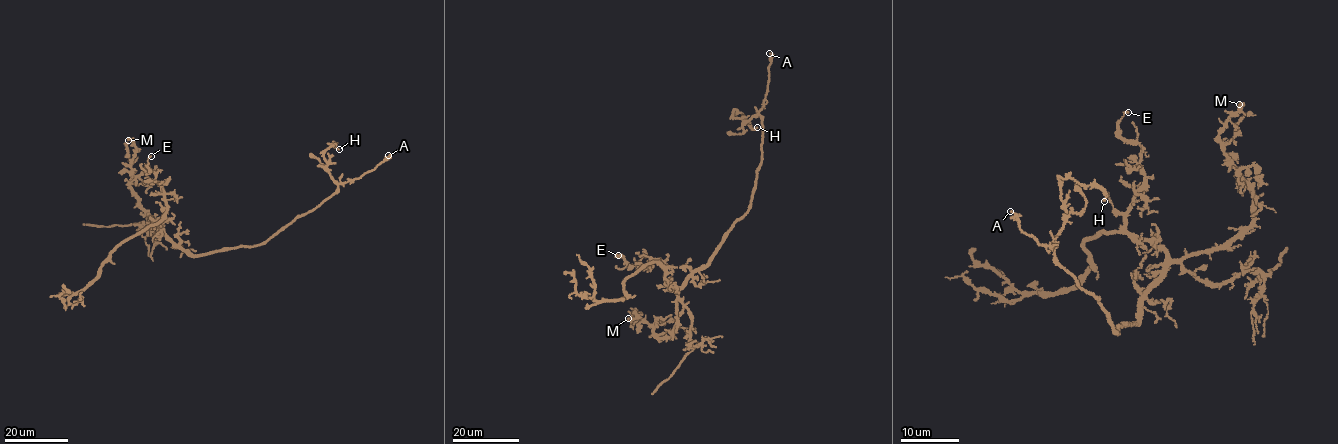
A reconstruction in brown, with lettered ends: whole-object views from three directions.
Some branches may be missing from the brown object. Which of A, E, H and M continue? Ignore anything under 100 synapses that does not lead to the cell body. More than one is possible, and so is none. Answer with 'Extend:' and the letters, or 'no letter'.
Extend: no letter

